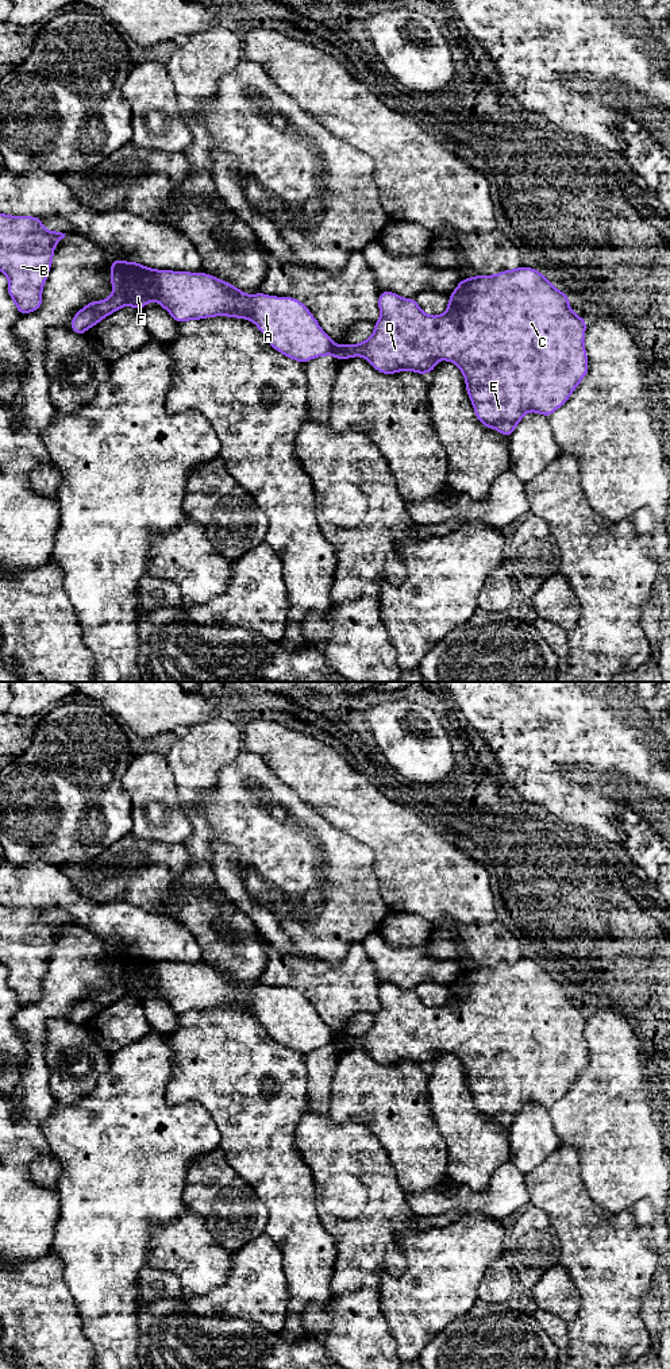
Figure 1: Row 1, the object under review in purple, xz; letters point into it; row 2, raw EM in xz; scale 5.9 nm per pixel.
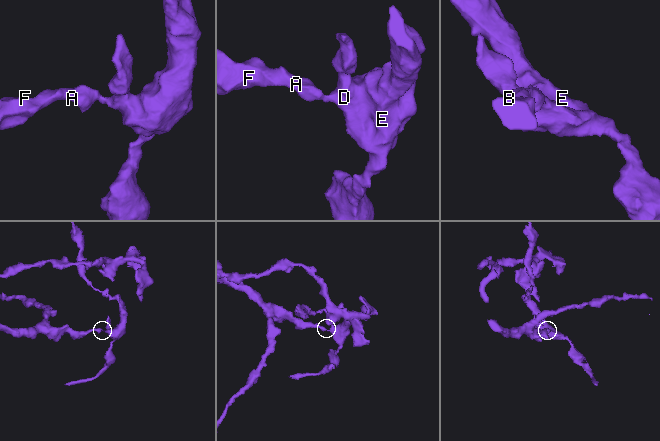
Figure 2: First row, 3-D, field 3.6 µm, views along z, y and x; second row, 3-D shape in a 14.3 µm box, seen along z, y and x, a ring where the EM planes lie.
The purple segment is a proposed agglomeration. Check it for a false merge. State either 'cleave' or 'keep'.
cleave

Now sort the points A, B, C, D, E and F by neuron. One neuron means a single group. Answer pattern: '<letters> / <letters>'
A B F / C D E

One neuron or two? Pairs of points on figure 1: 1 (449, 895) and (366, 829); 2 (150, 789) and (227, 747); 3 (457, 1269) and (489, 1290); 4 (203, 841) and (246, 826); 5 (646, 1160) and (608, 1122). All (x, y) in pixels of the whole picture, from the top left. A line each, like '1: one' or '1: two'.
1: one
2: two
3: two
4: two
5: one

